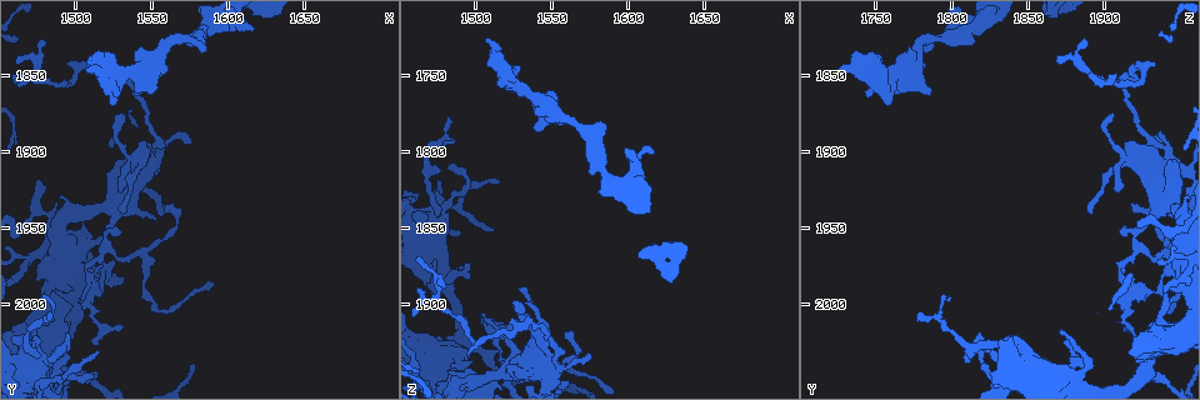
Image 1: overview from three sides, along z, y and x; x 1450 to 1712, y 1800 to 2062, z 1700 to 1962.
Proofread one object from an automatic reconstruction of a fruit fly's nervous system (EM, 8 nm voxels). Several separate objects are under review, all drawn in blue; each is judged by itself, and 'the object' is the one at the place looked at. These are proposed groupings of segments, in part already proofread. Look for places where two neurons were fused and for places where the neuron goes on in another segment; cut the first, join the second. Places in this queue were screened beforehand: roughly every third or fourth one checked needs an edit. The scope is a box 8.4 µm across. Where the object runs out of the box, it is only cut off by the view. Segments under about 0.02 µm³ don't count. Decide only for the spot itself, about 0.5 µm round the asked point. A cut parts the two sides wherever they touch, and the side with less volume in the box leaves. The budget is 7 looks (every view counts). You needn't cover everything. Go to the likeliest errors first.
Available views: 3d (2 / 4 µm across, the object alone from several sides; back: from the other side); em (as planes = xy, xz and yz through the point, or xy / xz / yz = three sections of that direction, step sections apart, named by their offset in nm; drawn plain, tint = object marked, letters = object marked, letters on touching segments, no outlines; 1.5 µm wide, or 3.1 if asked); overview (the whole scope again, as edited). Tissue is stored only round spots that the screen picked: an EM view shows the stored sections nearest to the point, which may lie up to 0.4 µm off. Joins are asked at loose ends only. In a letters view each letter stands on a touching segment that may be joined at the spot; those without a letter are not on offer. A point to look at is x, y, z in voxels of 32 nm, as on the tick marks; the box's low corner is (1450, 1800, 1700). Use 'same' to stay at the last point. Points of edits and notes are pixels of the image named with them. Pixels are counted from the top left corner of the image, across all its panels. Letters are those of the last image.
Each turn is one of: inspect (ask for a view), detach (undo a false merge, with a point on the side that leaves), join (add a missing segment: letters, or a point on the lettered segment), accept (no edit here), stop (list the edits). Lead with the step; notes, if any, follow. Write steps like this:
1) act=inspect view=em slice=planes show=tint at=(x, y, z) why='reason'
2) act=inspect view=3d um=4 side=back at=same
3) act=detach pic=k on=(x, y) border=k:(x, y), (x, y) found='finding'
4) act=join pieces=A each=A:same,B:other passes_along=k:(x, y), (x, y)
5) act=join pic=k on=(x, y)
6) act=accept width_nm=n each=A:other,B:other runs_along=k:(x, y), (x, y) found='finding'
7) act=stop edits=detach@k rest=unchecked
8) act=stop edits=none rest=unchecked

act=inspect view=3d um=2 side=back at=(1496, 2024, 1876) why='tapers out'

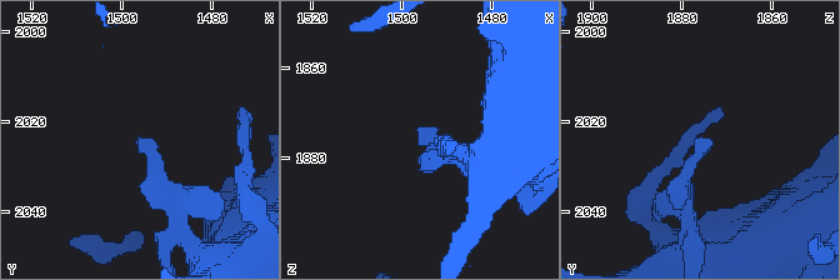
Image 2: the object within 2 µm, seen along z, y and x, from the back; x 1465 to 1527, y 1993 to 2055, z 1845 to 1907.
act=inspect view=em slice=planes show=letters at=(1495, 2025, 1876)

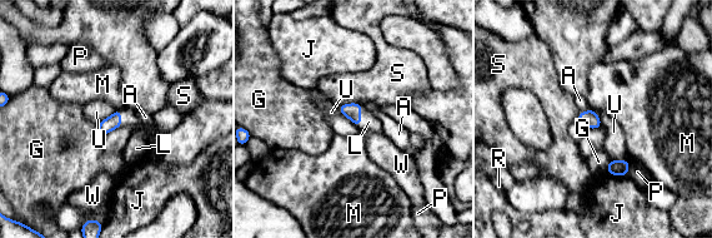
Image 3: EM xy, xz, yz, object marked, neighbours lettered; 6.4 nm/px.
act=join pieces=L width_nm=90 each=A:other,G:other,J:other,L:same,M:other,P:other,R:other,S:other,U:other,W:other passes_along=3:(352, 112), (360, 117), (369, 122) found='the neuron continues'

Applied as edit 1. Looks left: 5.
act=inspect view=em slice=xy step=4 show=letters at=(1582, 1830, 1780) why='branch stops here'

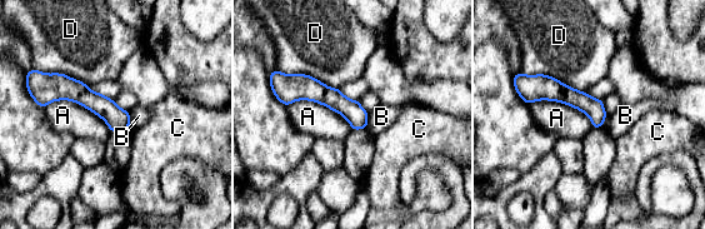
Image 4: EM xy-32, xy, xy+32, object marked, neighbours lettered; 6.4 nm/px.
act=inspect view=em slice=planes show=letters at=same why='another direction'

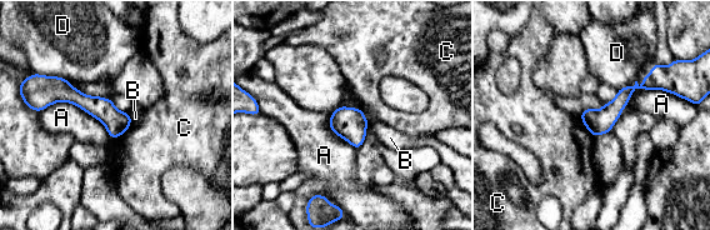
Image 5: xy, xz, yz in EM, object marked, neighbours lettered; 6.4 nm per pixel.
act=accept longest_contact=A:500nm each=A:other,B:other,C:other,D:other runs_along=5:(40, 101), (73, 95), (128, 120) found='none of them fits'

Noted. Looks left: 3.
act=inspect view=em slice=planes show=letters at=(1576, 1892, 1932) why='an open end'

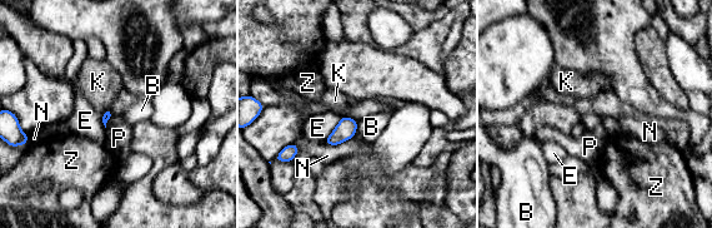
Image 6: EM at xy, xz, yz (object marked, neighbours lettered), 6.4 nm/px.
act=accept each=B:other,E:other,K:other,N:other,P:other,Z:other found='none of them fits'

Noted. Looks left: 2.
act=stop edits=join@3 rest=unchecked

